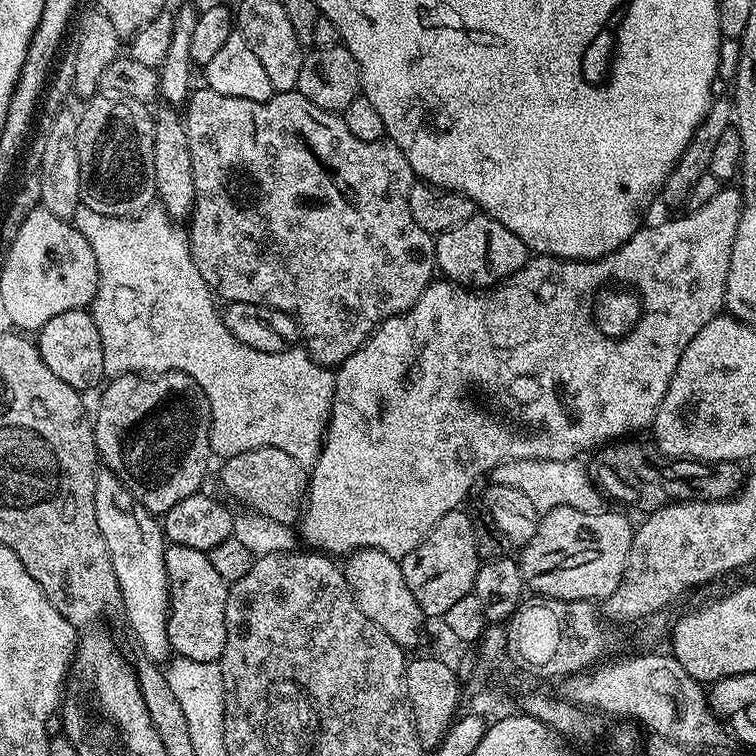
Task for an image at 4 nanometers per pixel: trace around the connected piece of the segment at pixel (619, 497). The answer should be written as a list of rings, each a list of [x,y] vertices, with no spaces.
[[[635,439],[612,442],[601,447],[591,457],[590,475],[592,483],[605,497],[617,500],[620,504],[629,504],[632,508],[641,508],[647,514],[663,508],[666,504],[681,500],[728,500],[740,491],[740,485],[746,479],[741,465],[735,460],[685,460],[673,459],[662,463],[662,457],[655,447],[643,448],[635,444]]]

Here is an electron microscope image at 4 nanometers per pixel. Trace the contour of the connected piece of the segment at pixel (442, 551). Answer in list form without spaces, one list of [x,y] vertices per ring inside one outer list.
[[[464,510],[446,514],[434,530],[430,530],[430,534],[426,534],[426,538],[400,561],[402,578],[406,578],[406,586],[410,586],[410,594],[414,594],[425,617],[442,618],[450,606],[472,592],[474,578],[482,563],[474,546],[475,529],[473,517],[468,517]]]

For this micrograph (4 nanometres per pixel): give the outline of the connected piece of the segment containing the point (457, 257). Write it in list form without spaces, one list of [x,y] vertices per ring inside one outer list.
[[[477,214],[462,226],[435,237],[436,268],[453,284],[462,288],[483,290],[491,288],[514,275],[530,259],[530,249],[524,245],[518,234],[510,234],[502,222],[493,216]]]

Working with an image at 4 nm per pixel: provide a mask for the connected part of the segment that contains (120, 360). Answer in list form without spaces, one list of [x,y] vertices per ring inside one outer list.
[[[153,206],[145,208],[143,212],[135,216],[107,216],[98,214],[98,210],[90,210],[81,207],[77,210],[74,217],[76,228],[84,237],[86,242],[90,242],[90,250],[94,250],[94,262],[98,262],[98,278],[100,285],[96,291],[96,297],[93,298],[90,305],[90,311],[94,322],[100,331],[102,338],[102,362],[104,363],[105,373],[109,377],[127,376],[129,374],[159,374],[162,372],[184,372],[206,394],[208,405],[212,411],[212,426],[208,429],[212,439],[211,449],[227,458],[234,454],[242,454],[251,448],[277,448],[286,450],[290,458],[294,458],[298,463],[305,466],[311,466],[316,463],[320,447],[324,445],[324,433],[328,431],[328,420],[332,416],[332,399],[336,393],[336,378],[331,367],[323,364],[317,364],[303,347],[293,346],[284,352],[259,352],[234,338],[228,332],[224,325],[223,315],[216,312],[217,301],[214,299],[214,293],[209,288],[208,283],[198,274],[198,266],[194,266],[192,261],[192,251],[188,245],[188,234],[183,227],[179,228],[177,221],[164,211],[163,207]]]

